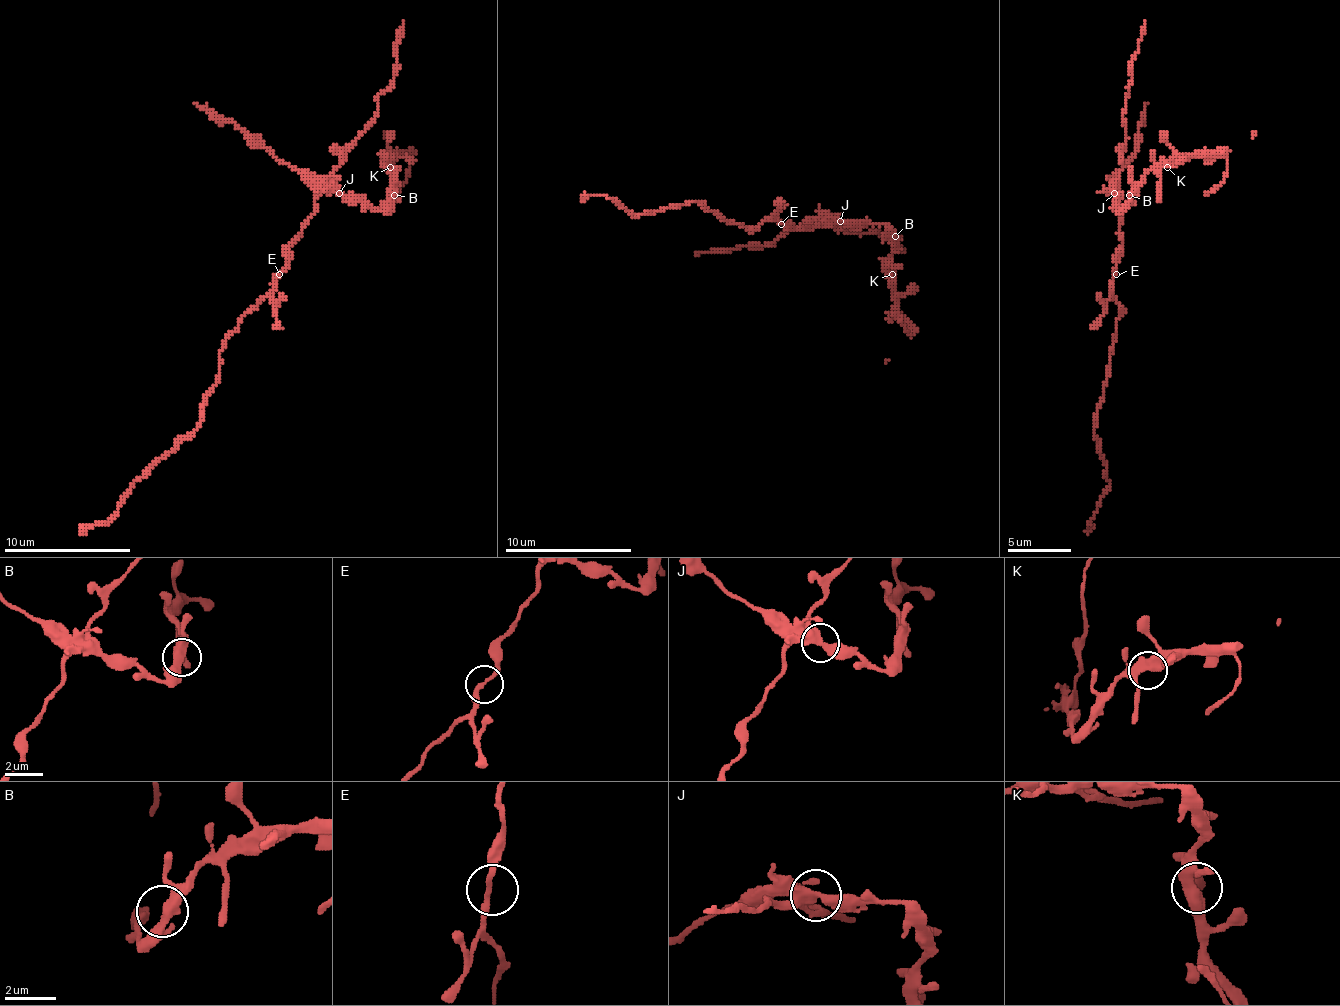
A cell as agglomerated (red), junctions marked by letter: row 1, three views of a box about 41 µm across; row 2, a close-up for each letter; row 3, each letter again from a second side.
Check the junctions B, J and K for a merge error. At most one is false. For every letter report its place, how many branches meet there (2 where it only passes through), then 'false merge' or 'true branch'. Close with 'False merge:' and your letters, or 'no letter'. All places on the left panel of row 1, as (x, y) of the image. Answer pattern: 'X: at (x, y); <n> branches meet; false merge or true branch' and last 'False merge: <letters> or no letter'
B: at (394, 195); 3 branches meet; true branch
J: at (339, 193); 2 branches meet; false merge
K: at (390, 167); 3 branches meet; true branch
False merge: J

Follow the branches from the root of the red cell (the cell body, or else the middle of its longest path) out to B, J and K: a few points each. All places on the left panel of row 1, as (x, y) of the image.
B: (276, 274), (286, 265), (286, 249), (324, 192), (362, 195), (381, 211), (394, 195)
J: (276, 274), (286, 265), (286, 249), (311, 217), (314, 201), (324, 192), (340, 192)
K: (276, 274), (286, 265), (286, 249), (324, 192), (362, 195), (381, 211), (390, 189), (390, 167)

